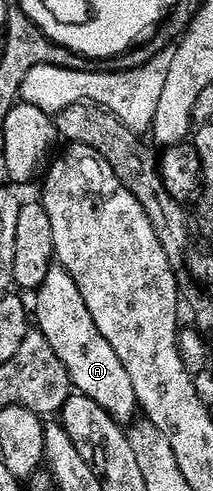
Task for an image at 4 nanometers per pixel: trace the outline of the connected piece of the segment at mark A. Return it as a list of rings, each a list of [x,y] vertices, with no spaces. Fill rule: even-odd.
[[[67,274],[61,275],[61,277],[61,280],[46,281],[44,289],[40,292],[40,301],[36,304],[36,312],[34,308],[35,323],[36,320],[40,323],[37,324],[38,330],[53,347],[54,354],[62,368],[64,364],[63,371],[71,380],[71,387],[79,395],[88,396],[94,402],[98,402],[98,406],[102,406],[102,410],[109,412],[117,422],[125,422],[124,420],[128,419],[131,421],[133,419],[131,416],[137,415],[138,405],[134,386],[130,383],[130,374],[126,374],[126,366],[122,366],[118,354],[114,354],[114,346],[110,346],[110,342],[106,342],[106,338],[102,338],[102,334],[98,330],[98,326],[94,322],[94,318],[90,314],[76,283]]]

